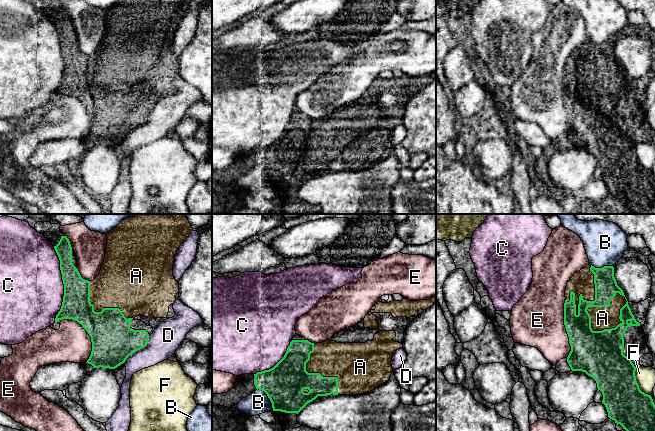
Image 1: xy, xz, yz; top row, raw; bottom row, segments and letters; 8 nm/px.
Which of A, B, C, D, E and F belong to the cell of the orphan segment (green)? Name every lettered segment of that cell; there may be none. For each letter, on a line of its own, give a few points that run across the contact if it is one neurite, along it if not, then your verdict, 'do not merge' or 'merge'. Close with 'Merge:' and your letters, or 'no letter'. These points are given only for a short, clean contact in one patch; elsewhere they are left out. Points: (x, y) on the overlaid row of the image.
A: merge
B: do not merge
C: do not merge
D: line xy (150, 336), (145, 346), (133, 352), (122, 363); do not merge
E: do not merge
F: do not merge
Merge: A

